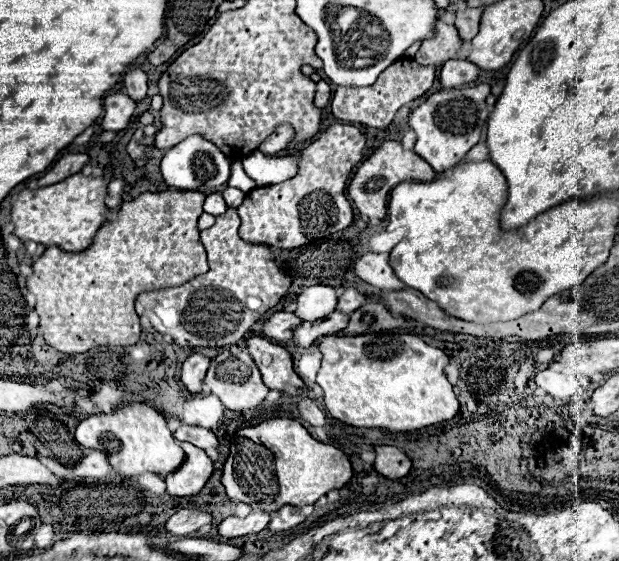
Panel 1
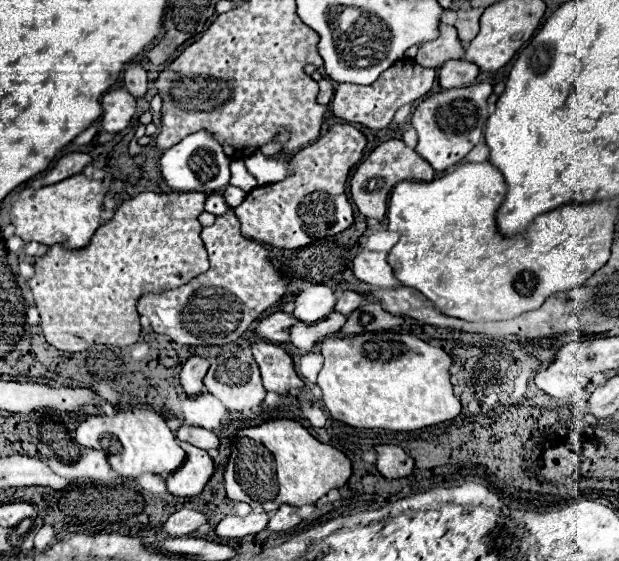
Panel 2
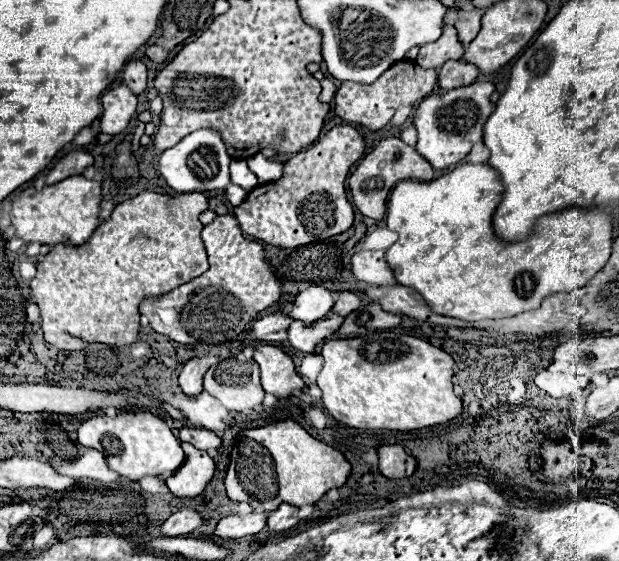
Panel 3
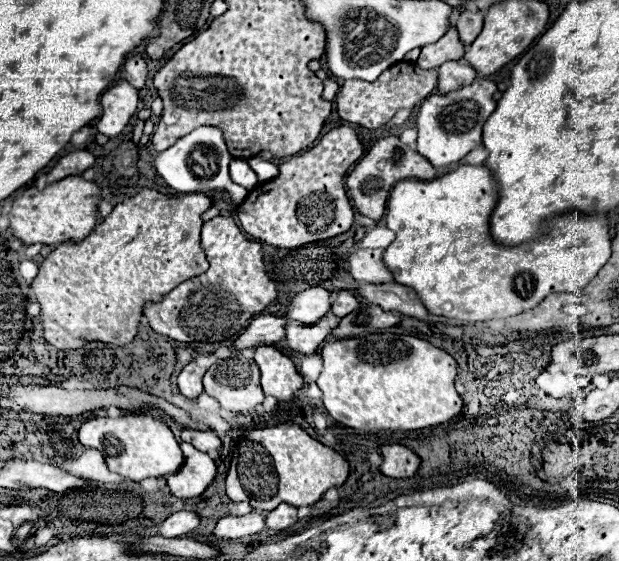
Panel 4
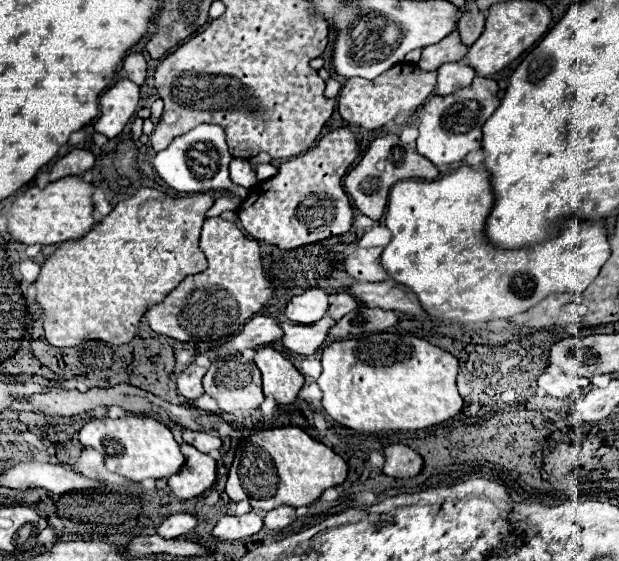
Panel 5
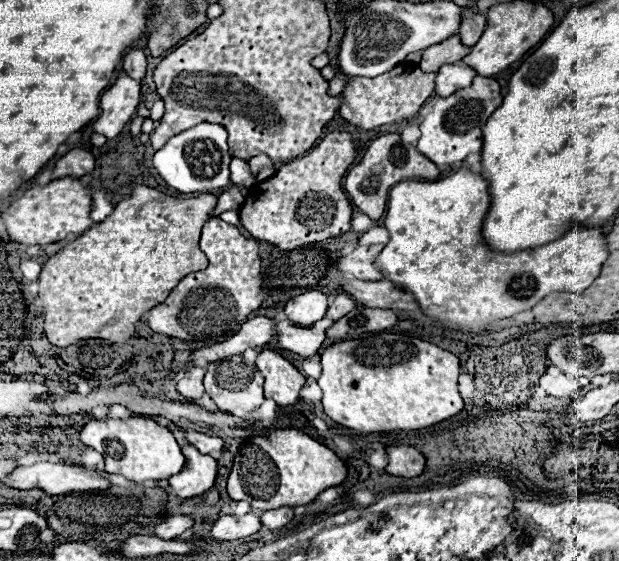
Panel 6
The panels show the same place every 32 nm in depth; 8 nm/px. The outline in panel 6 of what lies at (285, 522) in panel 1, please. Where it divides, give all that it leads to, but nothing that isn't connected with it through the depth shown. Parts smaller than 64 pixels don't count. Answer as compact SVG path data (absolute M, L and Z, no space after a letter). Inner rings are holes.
M282 506L282 508L276 508L276 510L268 510L262 514L262 526L274 530L274 528L282 528L286 526L290 520L294 518L294 508L288 508L288 506Z

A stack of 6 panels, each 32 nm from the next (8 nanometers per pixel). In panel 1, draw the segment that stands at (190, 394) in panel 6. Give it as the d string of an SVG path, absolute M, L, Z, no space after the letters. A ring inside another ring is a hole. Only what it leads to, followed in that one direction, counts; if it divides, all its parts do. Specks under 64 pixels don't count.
M190 354L184 364L182 364L182 384L186 386L186 390L190 394L198 394L202 392L202 382L206 376L206 370L210 366L210 358L202 356L202 354Z

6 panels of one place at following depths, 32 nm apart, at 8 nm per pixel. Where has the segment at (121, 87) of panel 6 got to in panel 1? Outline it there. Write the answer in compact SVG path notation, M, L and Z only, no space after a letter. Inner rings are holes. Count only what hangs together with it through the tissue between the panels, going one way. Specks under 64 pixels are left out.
M122 92L110 94L104 98L104 118L102 128L108 132L120 132L128 126L132 114L134 114L136 102Z

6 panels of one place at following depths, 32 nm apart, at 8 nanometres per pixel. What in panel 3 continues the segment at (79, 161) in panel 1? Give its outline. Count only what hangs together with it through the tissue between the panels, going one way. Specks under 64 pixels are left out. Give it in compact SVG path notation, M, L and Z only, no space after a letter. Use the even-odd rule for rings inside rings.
M70 152L64 158L60 158L56 162L56 166L46 174L46 184L54 184L54 182L60 182L68 176L82 174L92 164L94 164L92 154L88 154L88 152Z

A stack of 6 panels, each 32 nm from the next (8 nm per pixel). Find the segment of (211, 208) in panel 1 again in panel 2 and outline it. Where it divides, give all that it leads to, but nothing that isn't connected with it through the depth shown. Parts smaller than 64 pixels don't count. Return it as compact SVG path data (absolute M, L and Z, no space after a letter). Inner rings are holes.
M214 194L207 197L204 210L216 216L220 216L226 213L228 205L222 195Z

